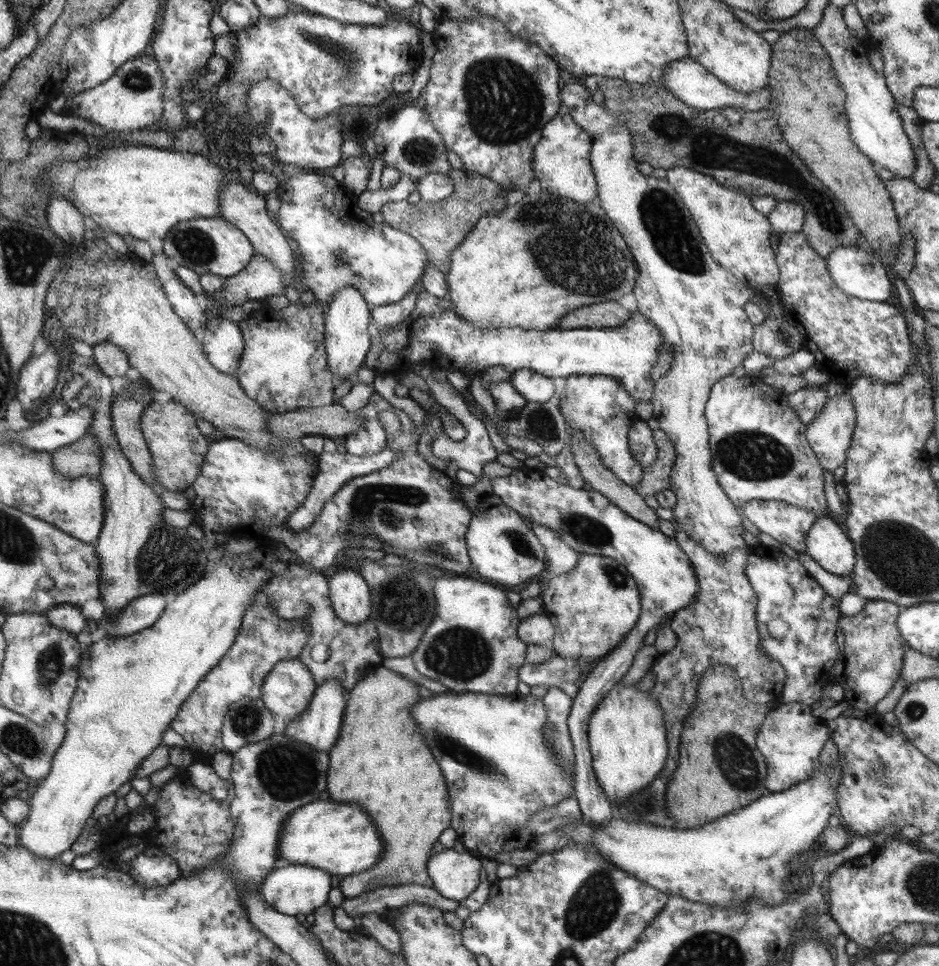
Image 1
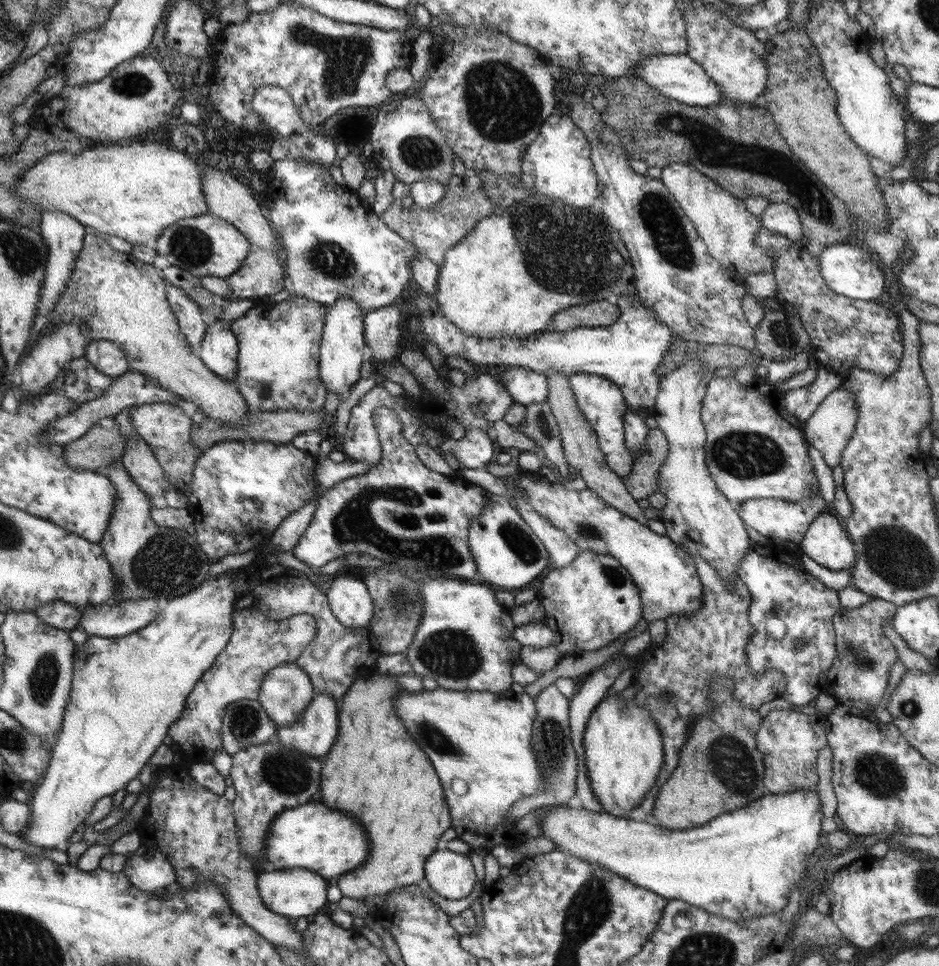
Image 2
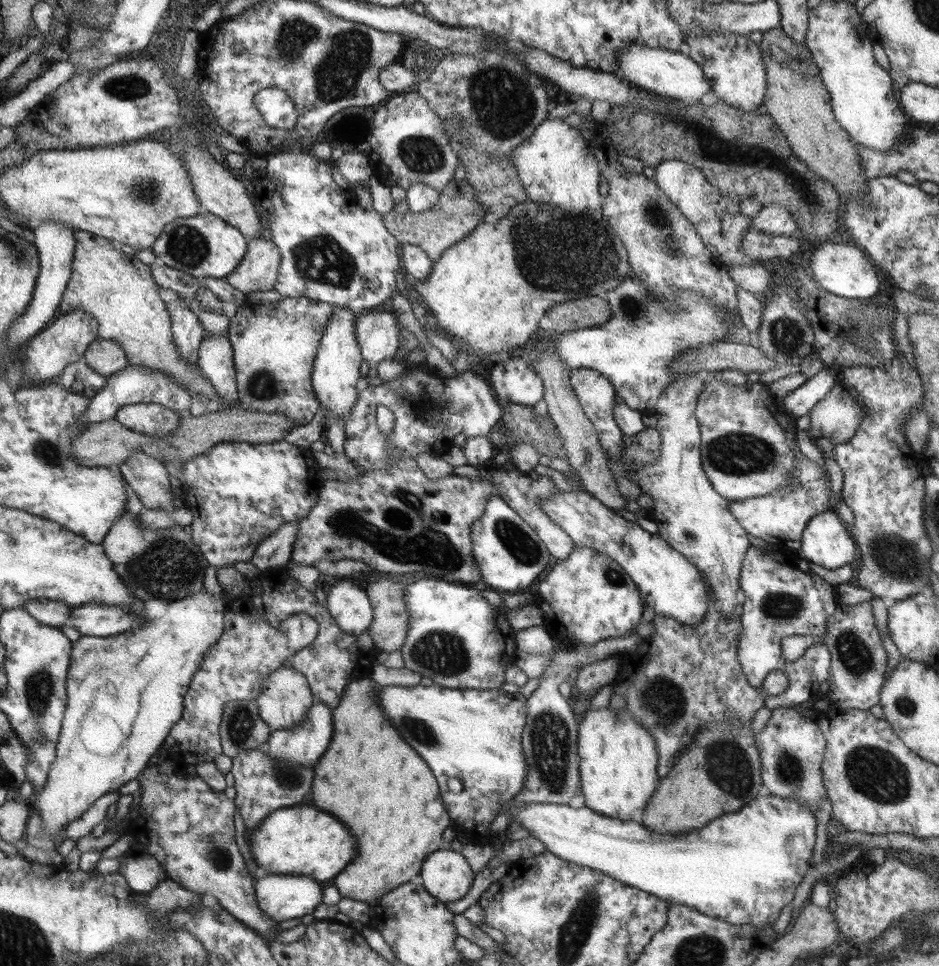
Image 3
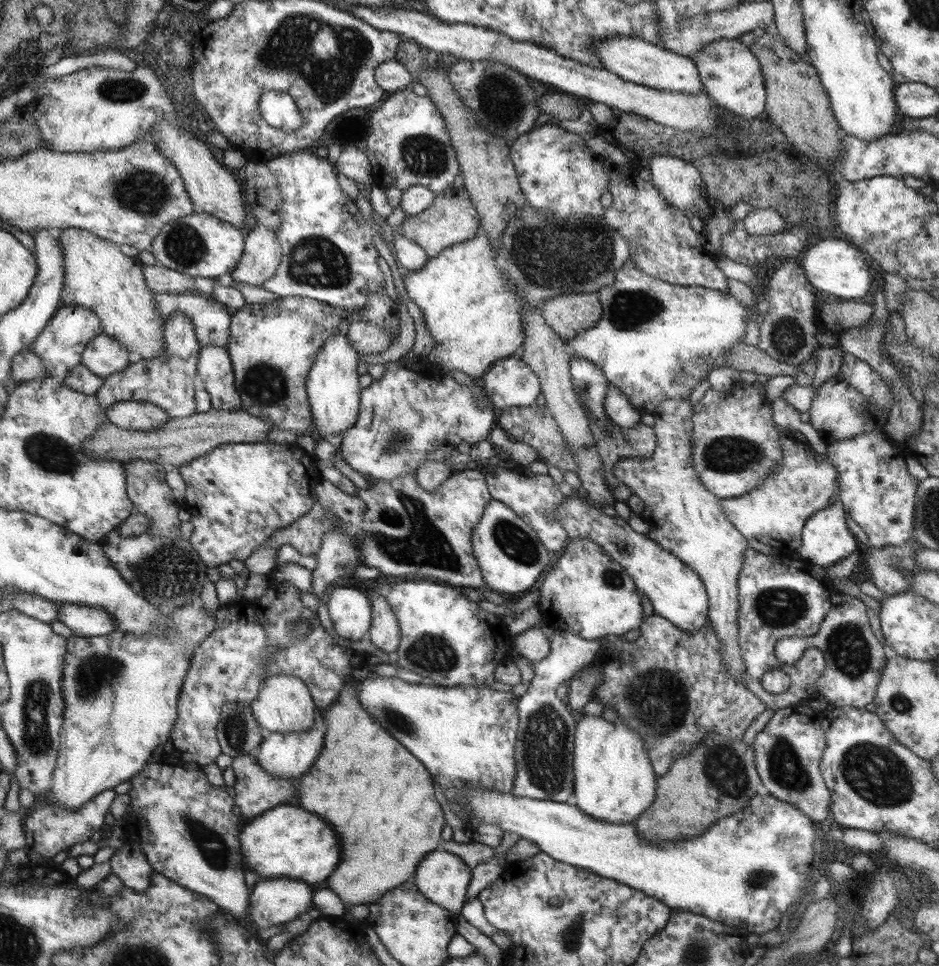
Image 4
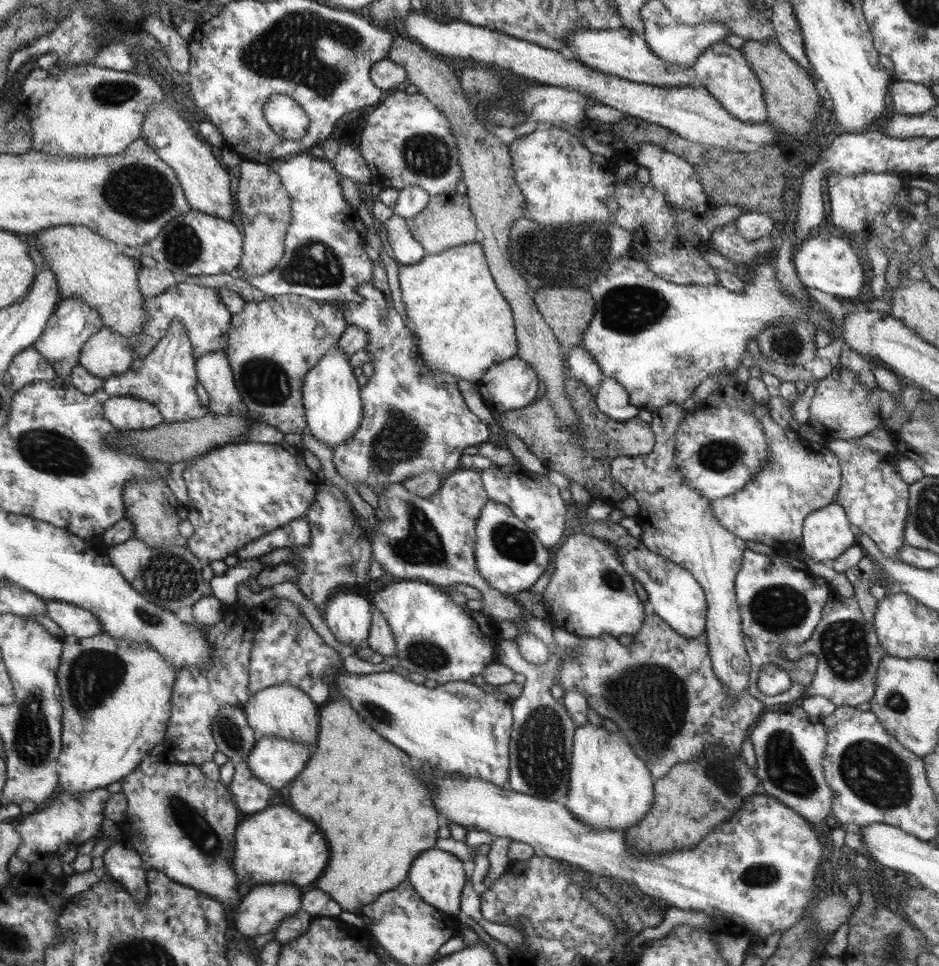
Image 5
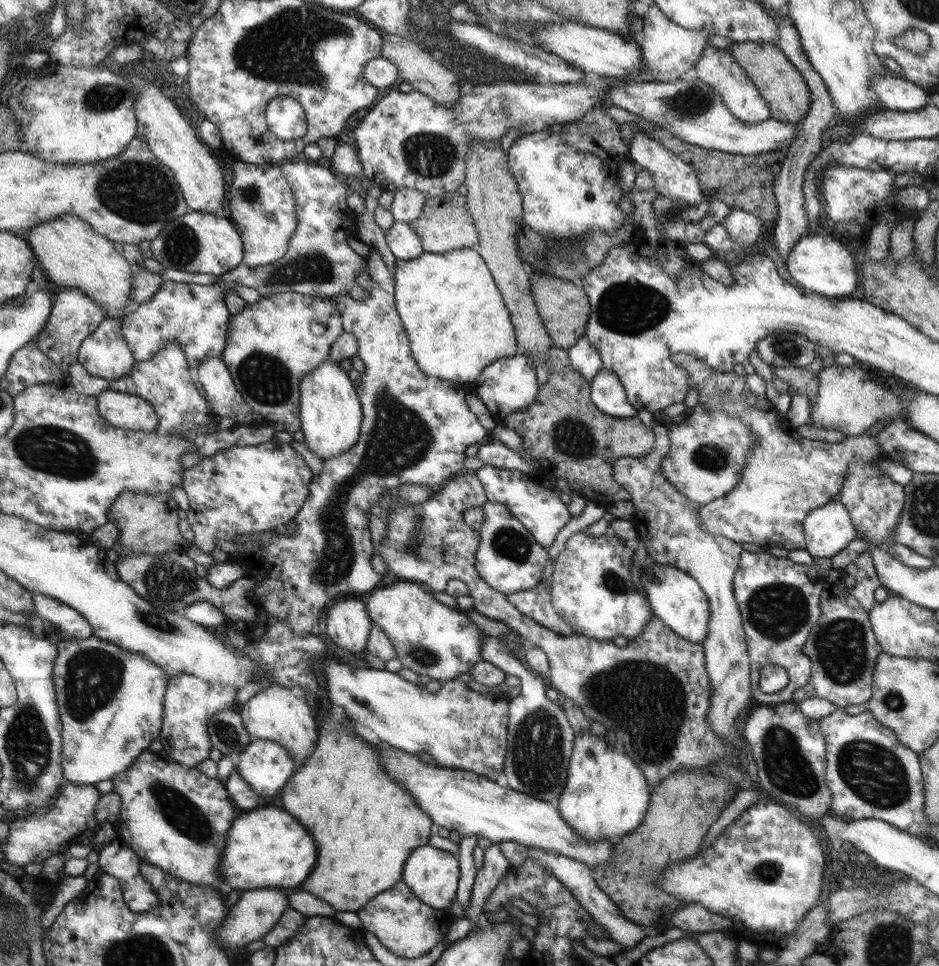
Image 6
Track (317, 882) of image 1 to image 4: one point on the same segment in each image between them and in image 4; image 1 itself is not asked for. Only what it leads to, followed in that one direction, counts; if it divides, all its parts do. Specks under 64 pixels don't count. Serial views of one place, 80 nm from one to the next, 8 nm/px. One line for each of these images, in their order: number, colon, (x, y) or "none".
2: (295, 893)
3: (283, 897)
4: (276, 901)

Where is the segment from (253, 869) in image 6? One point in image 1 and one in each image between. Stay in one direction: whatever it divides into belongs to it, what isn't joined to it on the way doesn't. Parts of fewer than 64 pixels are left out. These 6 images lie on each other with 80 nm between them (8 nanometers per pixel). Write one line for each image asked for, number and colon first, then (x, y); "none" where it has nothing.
1: (338, 838)
2: (314, 837)
3: (291, 841)
4: (285, 842)
5: (277, 845)

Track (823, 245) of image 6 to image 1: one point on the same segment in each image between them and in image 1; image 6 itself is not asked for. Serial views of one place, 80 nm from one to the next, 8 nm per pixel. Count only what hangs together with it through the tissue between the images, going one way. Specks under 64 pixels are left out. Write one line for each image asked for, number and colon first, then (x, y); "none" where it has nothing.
1: (864, 275)
2: (847, 269)
3: (842, 268)
4: (837, 268)
5: (830, 264)

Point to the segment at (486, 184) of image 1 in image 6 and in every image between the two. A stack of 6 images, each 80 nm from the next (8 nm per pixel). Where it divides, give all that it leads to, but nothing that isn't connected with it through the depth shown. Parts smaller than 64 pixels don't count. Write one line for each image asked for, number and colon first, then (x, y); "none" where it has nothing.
2: (434, 230)
3: (457, 213)
4: (451, 219)
5: (448, 221)
6: (446, 224)

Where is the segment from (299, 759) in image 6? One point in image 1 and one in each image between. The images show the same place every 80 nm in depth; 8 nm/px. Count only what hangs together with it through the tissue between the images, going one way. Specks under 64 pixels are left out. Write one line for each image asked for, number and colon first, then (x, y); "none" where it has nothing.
1: (288, 690)
2: (287, 690)
3: (285, 702)
4: (284, 705)
5: (284, 710)

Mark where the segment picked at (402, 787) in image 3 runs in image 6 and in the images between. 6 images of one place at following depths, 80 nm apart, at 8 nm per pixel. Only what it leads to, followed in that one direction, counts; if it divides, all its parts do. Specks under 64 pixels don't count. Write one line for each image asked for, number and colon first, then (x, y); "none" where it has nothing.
4: (361, 772)
5: (366, 794)
6: (366, 825)

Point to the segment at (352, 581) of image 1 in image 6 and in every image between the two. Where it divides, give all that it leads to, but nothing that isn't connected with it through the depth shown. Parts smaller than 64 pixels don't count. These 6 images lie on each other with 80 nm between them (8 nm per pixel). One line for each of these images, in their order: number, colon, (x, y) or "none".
2: (350, 600)
3: (350, 606)
4: (351, 612)
5: (349, 616)
6: (348, 625)

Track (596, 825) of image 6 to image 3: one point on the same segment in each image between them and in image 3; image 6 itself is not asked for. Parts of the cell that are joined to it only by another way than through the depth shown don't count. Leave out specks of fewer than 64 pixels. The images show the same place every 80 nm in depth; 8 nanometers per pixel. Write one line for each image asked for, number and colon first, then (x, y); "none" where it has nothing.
3: (618, 773)
4: (614, 781)
5: (609, 786)

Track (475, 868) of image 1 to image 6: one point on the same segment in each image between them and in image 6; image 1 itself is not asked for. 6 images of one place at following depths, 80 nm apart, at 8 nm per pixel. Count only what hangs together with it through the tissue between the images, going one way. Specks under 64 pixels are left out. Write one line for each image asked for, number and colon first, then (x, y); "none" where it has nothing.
2: (450, 875)
3: (446, 874)
4: (442, 877)
5: (438, 877)
6: (432, 873)

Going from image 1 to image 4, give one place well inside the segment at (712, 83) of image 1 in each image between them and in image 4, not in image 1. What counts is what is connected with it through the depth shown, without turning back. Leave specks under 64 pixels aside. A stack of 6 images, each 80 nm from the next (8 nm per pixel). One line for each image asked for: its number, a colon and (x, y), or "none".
2: (679, 77)
3: (673, 75)
4: (633, 59)

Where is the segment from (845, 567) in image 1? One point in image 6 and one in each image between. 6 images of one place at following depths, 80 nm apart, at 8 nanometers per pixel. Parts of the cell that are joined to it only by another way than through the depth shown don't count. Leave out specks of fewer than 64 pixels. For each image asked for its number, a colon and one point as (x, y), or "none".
2: (826, 541)
3: (826, 541)
4: (825, 539)
5: (826, 534)
6: (828, 530)

